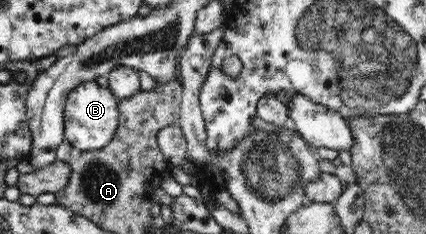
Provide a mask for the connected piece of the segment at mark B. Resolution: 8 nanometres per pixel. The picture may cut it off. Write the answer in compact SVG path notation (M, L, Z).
M96 81L79 84L69 93L64 111L66 145L73 149L74 153L102 149L116 137L119 124L118 104L109 87L99 86Z

